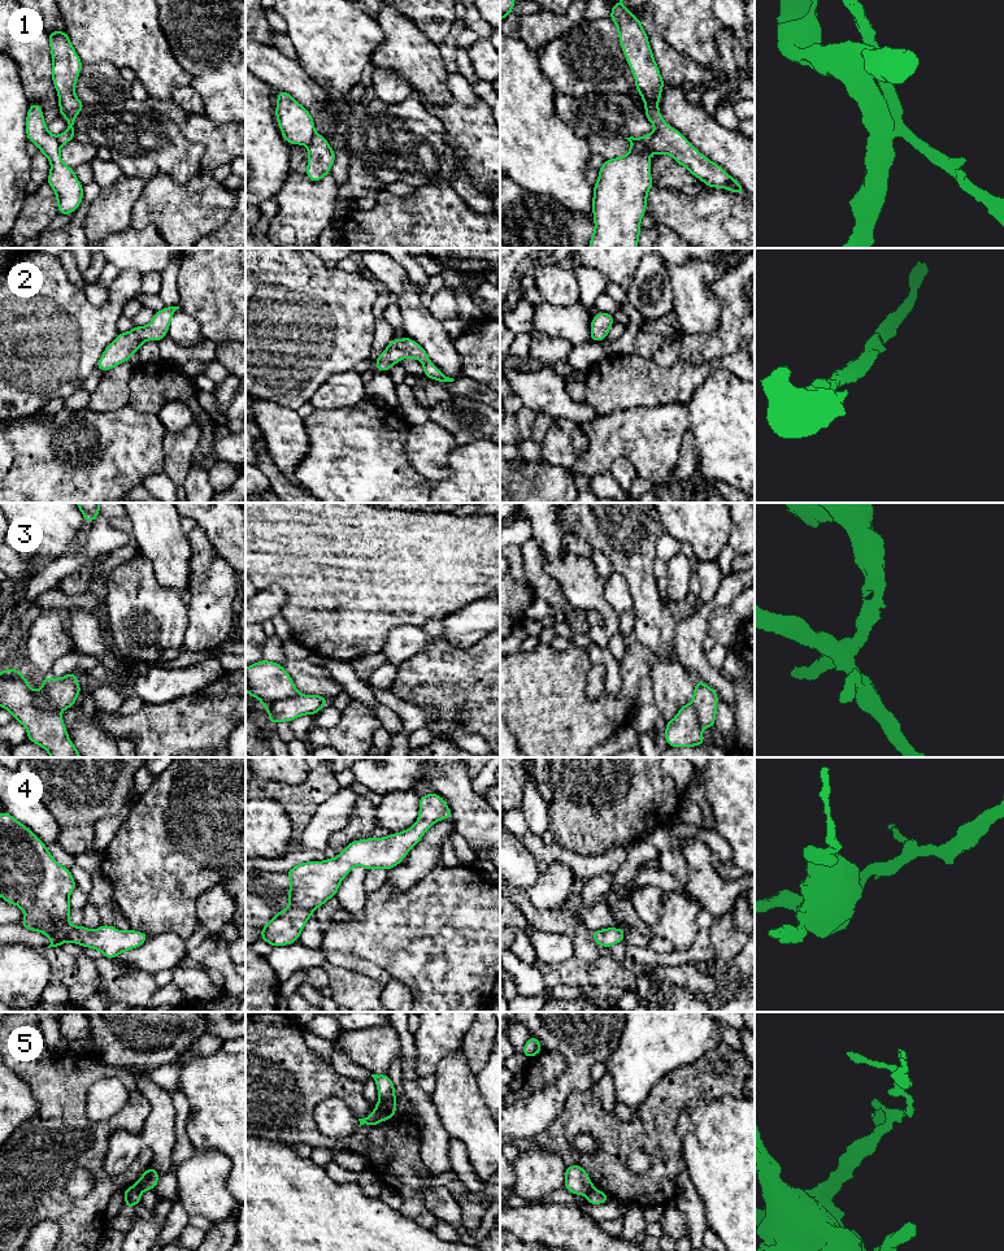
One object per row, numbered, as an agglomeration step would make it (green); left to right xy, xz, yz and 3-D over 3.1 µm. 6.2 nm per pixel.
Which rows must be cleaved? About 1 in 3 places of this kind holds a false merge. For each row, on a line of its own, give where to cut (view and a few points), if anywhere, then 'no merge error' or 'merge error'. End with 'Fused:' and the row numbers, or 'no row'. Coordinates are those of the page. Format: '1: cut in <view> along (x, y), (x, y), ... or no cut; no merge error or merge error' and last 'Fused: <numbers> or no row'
1: cut in yz along (642, 137), (653, 152); merge error
2: no cut; no merge error
3: cut in xy along (31, 691), (33, 700), (40, 708), (59, 715); merge error
4: no cut; no merge error
5: cut in xz along (381, 1098), (391, 1098), (394, 1100); merge error
Fused: 1, 3, 5

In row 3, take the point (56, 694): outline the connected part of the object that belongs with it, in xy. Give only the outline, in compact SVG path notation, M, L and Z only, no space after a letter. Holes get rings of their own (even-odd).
M73 670L61 678L43 678L43 686L32 691L32 696L40 709L60 714L75 704L79 692L82 689Z

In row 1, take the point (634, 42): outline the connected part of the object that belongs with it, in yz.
M620 0L612 6L609 18L617 26L621 48L634 74L636 90L646 105L646 117L655 126L653 133L642 136L643 140L653 153L671 156L694 177L701 179L707 187L744 194L746 190L731 175L701 155L677 129L662 120L659 101L665 82L653 58L653 52L640 19L626 9L622 1Z

